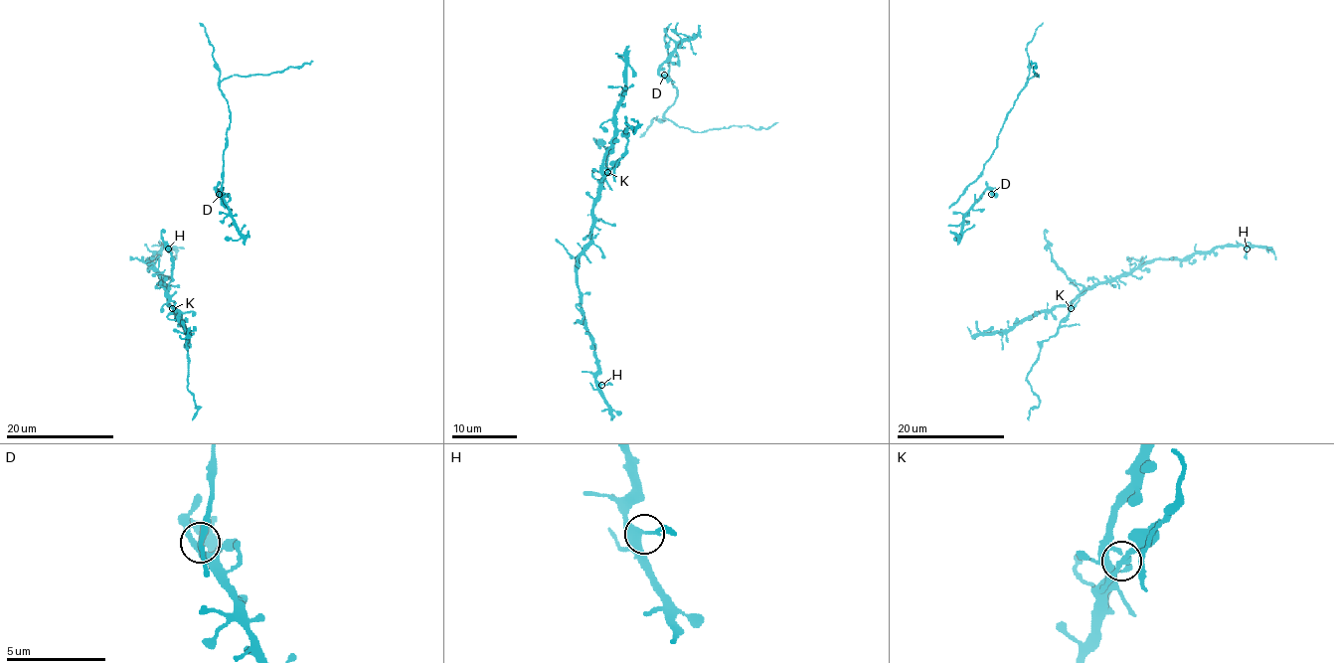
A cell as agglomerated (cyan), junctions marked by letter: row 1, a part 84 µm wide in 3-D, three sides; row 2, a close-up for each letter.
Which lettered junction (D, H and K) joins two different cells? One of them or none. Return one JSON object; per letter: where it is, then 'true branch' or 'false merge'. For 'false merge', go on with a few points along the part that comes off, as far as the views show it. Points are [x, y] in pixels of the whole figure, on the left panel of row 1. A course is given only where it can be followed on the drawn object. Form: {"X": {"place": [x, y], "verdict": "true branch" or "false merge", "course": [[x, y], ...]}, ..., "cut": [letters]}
{"D": {"place": [219, 194], "verdict": "true branch"}, "H": {"place": [168, 248], "verdict": "true branch"}, "K": {"place": [172, 308], "verdict": "false merge", "course": [[172, 307], [188, 337], [187, 388], [194, 396], [198, 411], [192, 419]]}, "cut": ["K"]}

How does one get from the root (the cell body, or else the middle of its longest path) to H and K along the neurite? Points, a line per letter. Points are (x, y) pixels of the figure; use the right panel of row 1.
H: (1044, 230), (1055, 264), (1085, 288), (1130, 275), (1156, 259), (1188, 259), (1226, 246), (1247, 248)
K: (1044, 230), (1044, 239), (1055, 264), (1083, 287), (1083, 292), (1071, 307)

